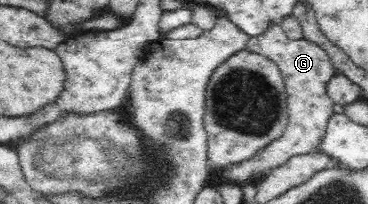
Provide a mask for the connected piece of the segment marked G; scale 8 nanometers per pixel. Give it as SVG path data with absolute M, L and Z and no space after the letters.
M270 25L266 28L266 32L249 38L246 50L260 54L278 65L285 84L289 120L282 136L278 136L277 140L258 150L252 158L242 160L239 164L219 168L217 182L232 181L240 185L248 182L256 183L290 157L313 152L318 148L330 118L335 114L334 101L326 90L326 83L334 76L335 66L328 54L318 45L304 38L292 40L286 37L281 25Z

